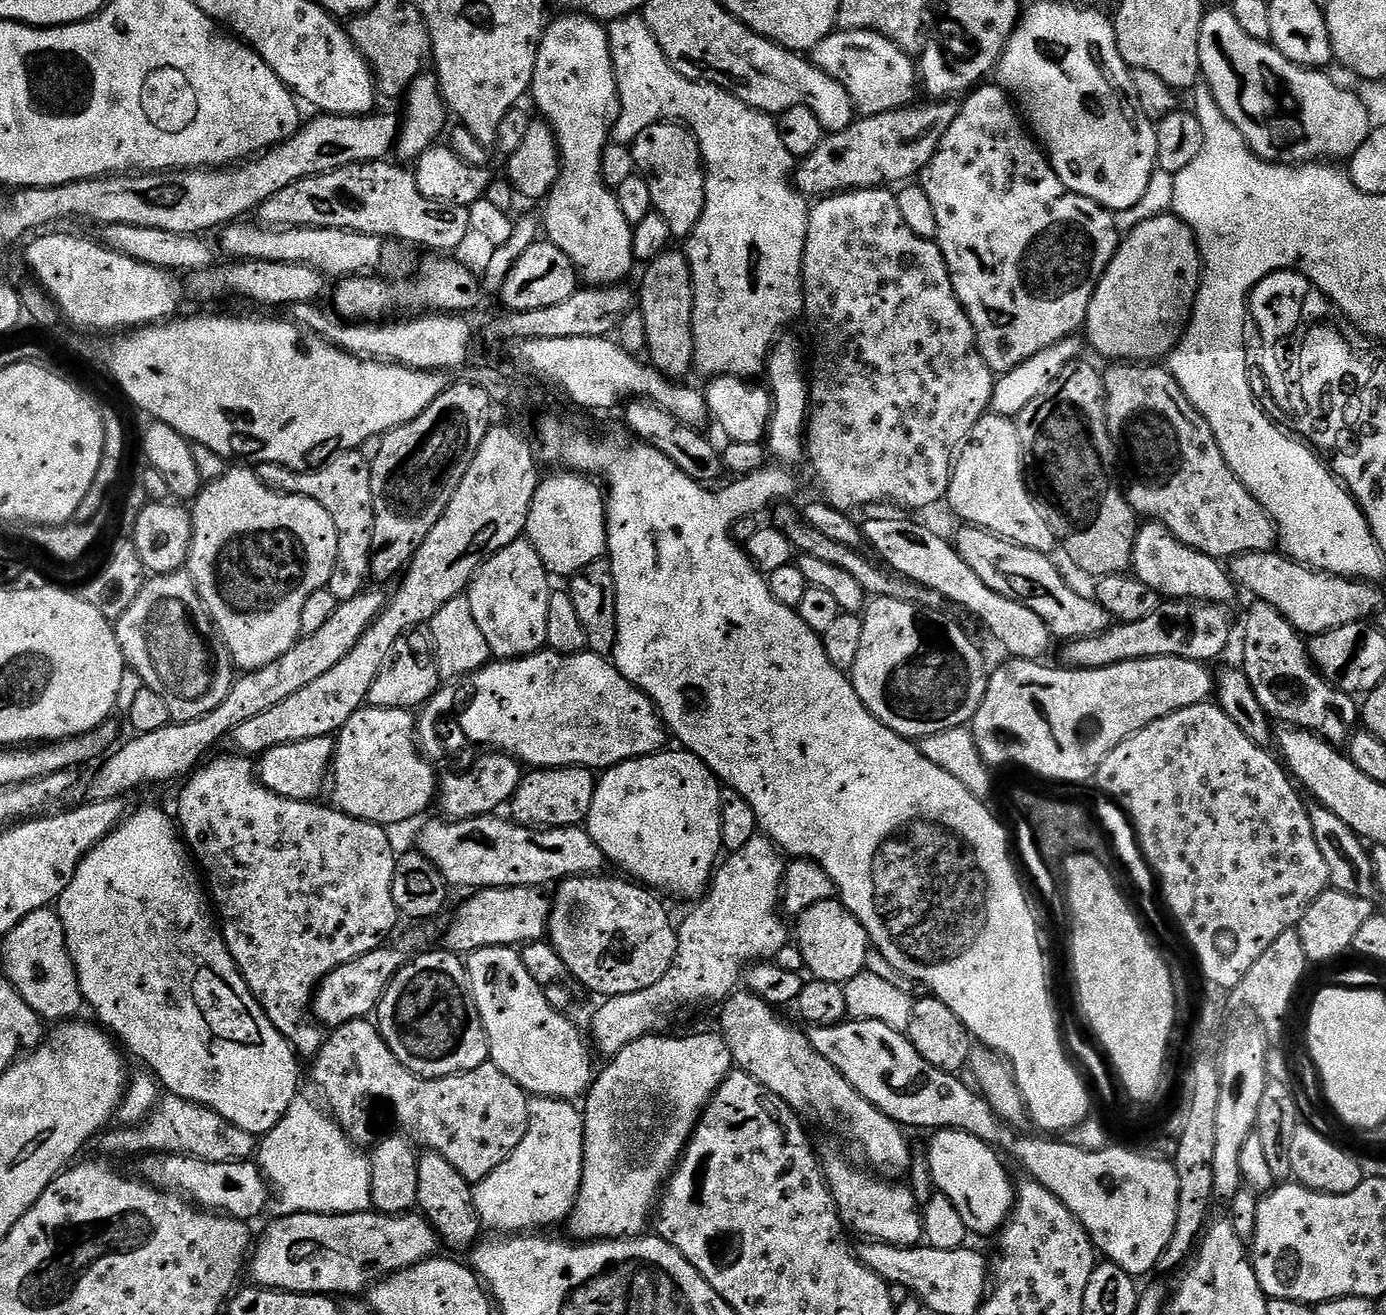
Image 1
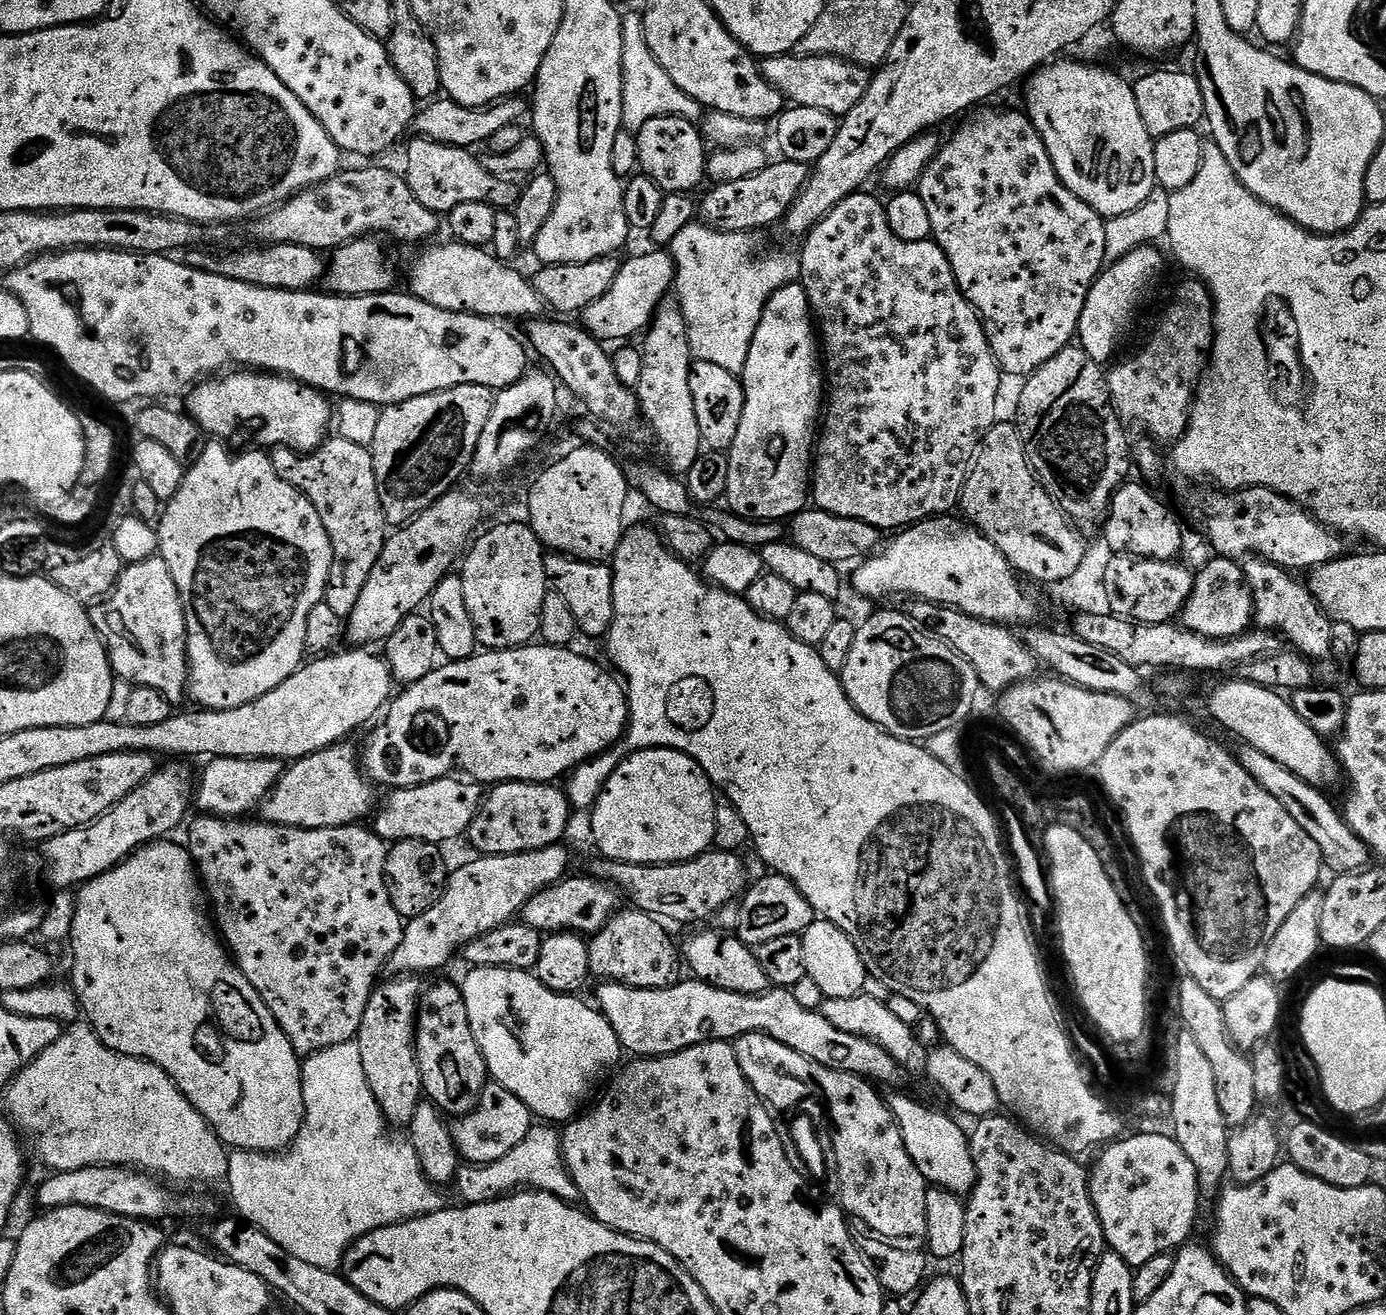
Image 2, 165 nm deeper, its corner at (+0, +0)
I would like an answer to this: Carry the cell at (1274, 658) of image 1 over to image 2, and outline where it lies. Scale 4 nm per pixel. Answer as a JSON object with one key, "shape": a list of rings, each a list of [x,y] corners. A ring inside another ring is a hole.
{"shape":[[[1248,558],[1242,564],[1246,582],[1252,588],[1252,615],[1257,629],[1279,634],[1288,640],[1301,656],[1328,658],[1332,652],[1332,631],[1334,625],[1318,606],[1314,594],[1310,594],[1307,583],[1297,578],[1288,569],[1269,560]]]}

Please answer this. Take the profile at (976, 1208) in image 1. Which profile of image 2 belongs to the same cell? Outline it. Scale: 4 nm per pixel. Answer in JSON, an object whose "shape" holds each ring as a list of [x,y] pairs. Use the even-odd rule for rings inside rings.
{"shape":[[[889,1095],[887,1102],[892,1117],[900,1127],[902,1142],[914,1166],[918,1166],[922,1178],[926,1178],[929,1185],[945,1188],[955,1196],[967,1197],[976,1184],[976,1167],[968,1145],[969,1133],[963,1132],[946,1113],[936,1108],[927,1108],[908,1096]]]}

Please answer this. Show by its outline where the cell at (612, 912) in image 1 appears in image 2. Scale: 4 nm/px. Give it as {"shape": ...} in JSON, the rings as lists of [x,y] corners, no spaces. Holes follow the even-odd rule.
{"shape":[[[639,910],[617,911],[600,932],[588,940],[590,973],[605,981],[628,984],[632,988],[666,988],[677,979],[678,944],[672,941],[657,917]]]}

